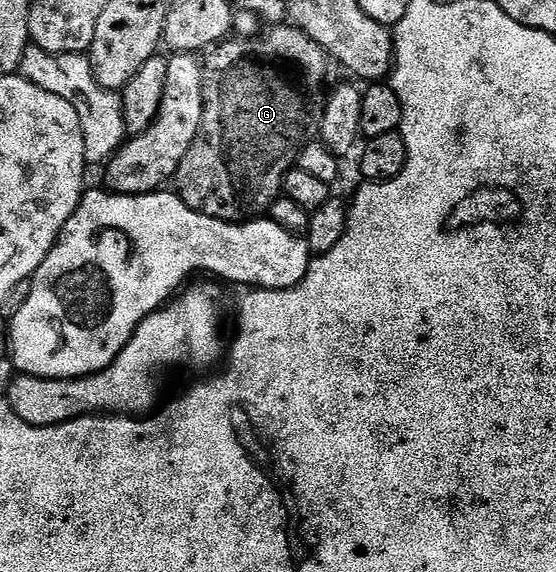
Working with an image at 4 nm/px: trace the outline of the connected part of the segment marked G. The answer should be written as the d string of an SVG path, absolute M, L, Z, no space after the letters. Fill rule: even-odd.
M289 23L265 29L245 39L219 41L210 46L204 57L204 115L188 155L180 159L172 185L189 209L212 219L241 223L269 214L272 203L283 196L282 184L288 171L297 166L300 151L322 132L324 107L331 88L330 54Z

